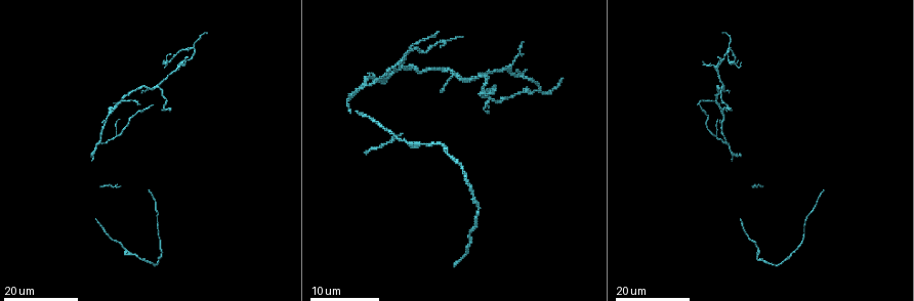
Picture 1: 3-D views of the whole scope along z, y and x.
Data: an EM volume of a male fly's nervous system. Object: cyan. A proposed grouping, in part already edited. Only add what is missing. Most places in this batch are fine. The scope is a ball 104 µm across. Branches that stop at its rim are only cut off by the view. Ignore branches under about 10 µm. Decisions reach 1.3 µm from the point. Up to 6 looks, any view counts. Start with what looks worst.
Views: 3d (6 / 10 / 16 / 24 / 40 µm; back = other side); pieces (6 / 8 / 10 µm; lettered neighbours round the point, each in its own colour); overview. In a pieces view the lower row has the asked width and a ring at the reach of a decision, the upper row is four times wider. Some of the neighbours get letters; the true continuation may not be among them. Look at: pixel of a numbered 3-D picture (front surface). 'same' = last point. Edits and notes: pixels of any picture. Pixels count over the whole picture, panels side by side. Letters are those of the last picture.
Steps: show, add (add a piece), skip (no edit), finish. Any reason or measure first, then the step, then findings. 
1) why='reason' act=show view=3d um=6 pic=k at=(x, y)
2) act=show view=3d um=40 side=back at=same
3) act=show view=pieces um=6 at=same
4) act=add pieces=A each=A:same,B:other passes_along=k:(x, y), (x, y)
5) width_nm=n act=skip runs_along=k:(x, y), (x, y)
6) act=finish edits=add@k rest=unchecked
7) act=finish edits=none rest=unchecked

why='branch stops here' act=show view=3d um=16 pic=1 at=(171, 107)

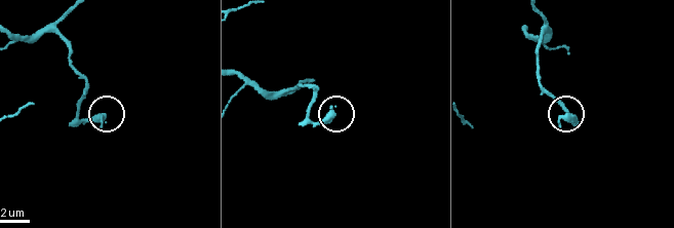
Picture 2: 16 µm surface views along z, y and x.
act=show view=pieces um=8 pic=2 at=(332, 107)

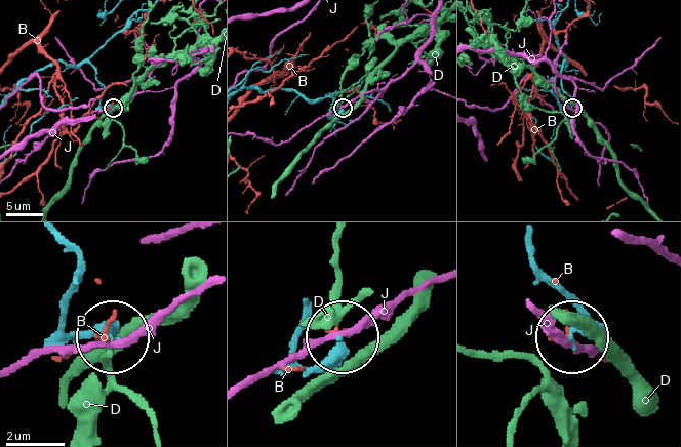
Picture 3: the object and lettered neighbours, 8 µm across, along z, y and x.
act=skip each=B:other,D:other,J:other found='none of them fits'

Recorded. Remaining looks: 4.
why='thin end' act=show view=3d um=24 pic=1 at=(138, 105)

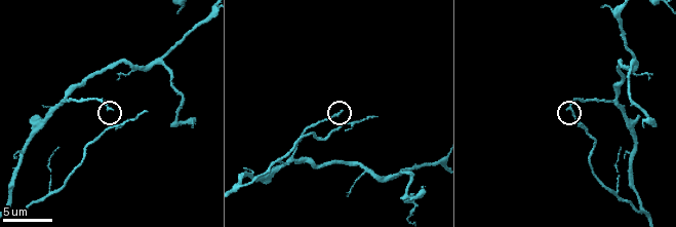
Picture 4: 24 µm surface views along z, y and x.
why='see the neighbours' act=show view=pieces um=10 pic=4 at=(567, 108)

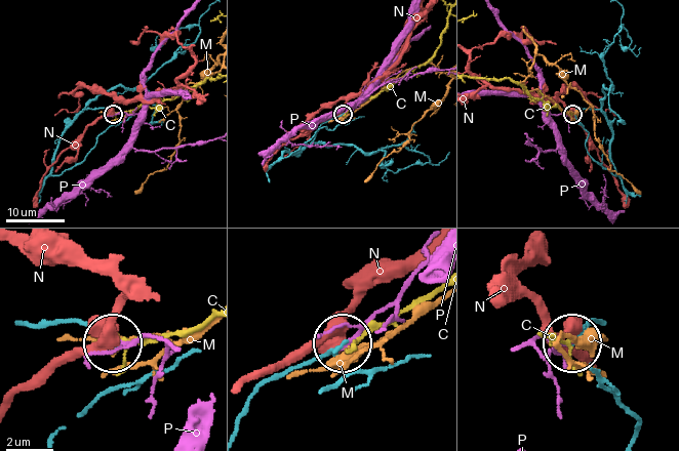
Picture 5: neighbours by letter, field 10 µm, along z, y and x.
act=skip each=C:other,M:other,N:other,P:other runs_along=5:(245, 404), (267, 382), (342, 347) found='none of them fits'

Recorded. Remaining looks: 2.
why='thin end' act=show view=3d um=16 pic=1 at=(723, 31)

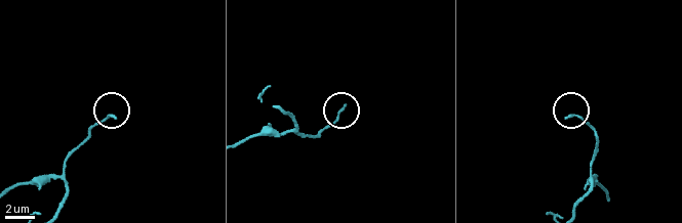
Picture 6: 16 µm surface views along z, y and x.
act=show view=pieces um=8 pic=6 at=(115, 117)

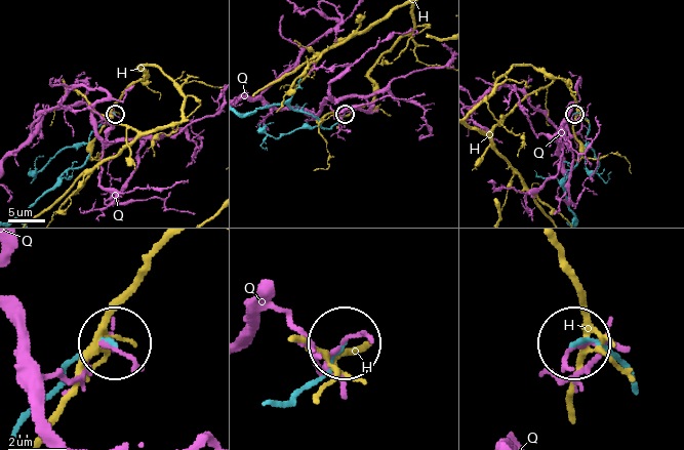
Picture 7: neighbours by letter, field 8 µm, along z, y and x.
act=skip each=H:other,Q:other runs_along=7:(35, 202), (68, 170), (82, 164), (90, 133), (113, 113) found='no lettered piece goes on from it'

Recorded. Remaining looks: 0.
act=finish edits=none rest=unchecked

